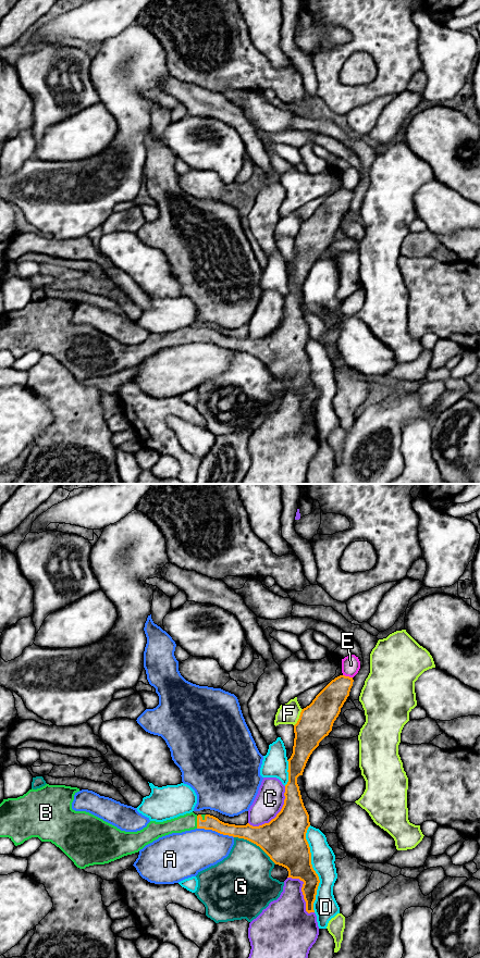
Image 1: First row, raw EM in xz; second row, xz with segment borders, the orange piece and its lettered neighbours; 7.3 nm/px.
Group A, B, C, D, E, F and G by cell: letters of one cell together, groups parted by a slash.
A / B / C / D / E / F / G

